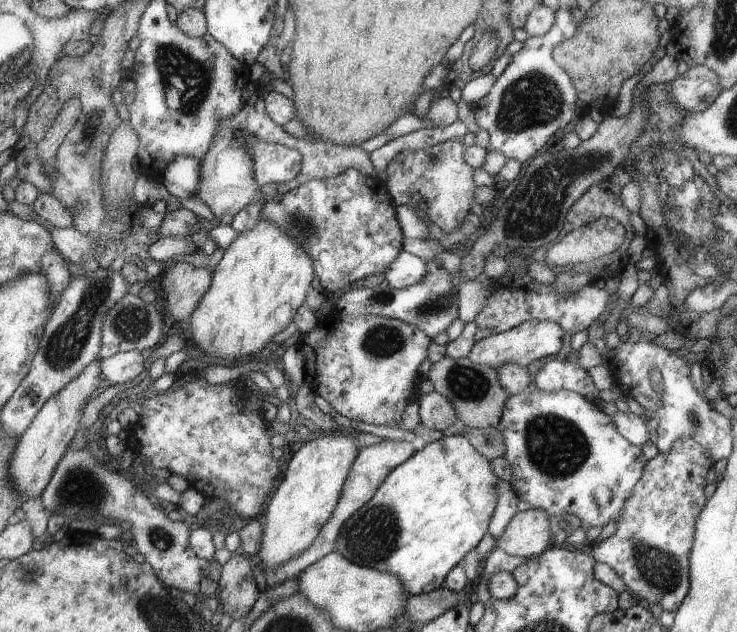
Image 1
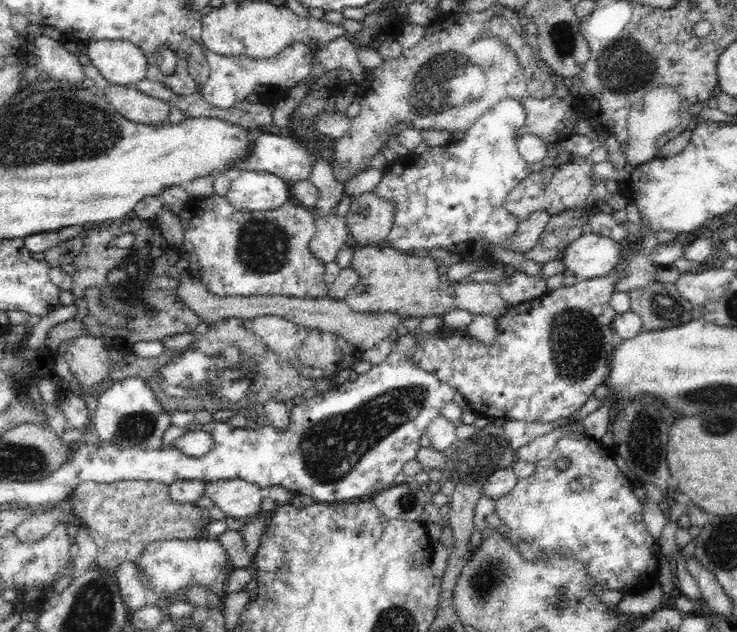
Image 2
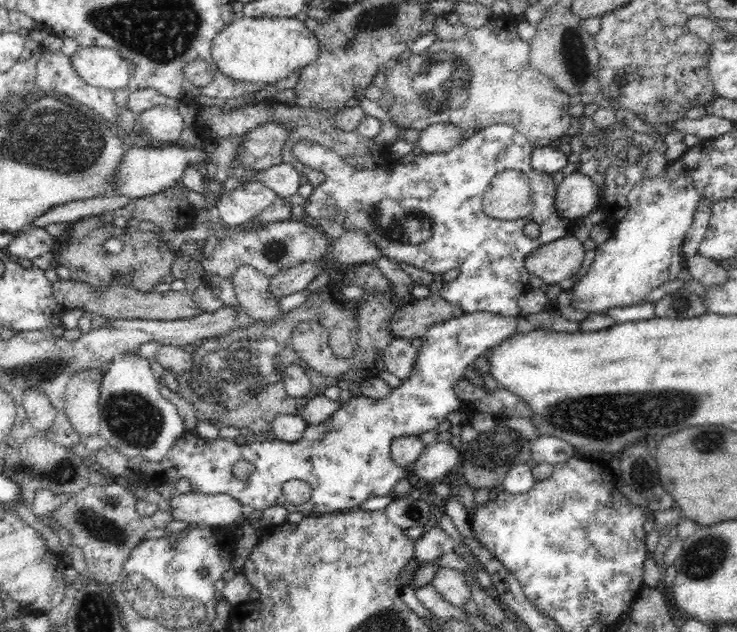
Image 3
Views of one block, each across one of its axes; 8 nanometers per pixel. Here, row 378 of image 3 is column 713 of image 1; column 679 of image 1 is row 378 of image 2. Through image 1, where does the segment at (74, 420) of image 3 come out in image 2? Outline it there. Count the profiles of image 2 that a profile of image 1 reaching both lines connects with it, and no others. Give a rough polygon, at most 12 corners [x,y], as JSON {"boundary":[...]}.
{"boundary":[[70,339],[63,356],[80,385],[104,382],[114,368],[104,339]]}

